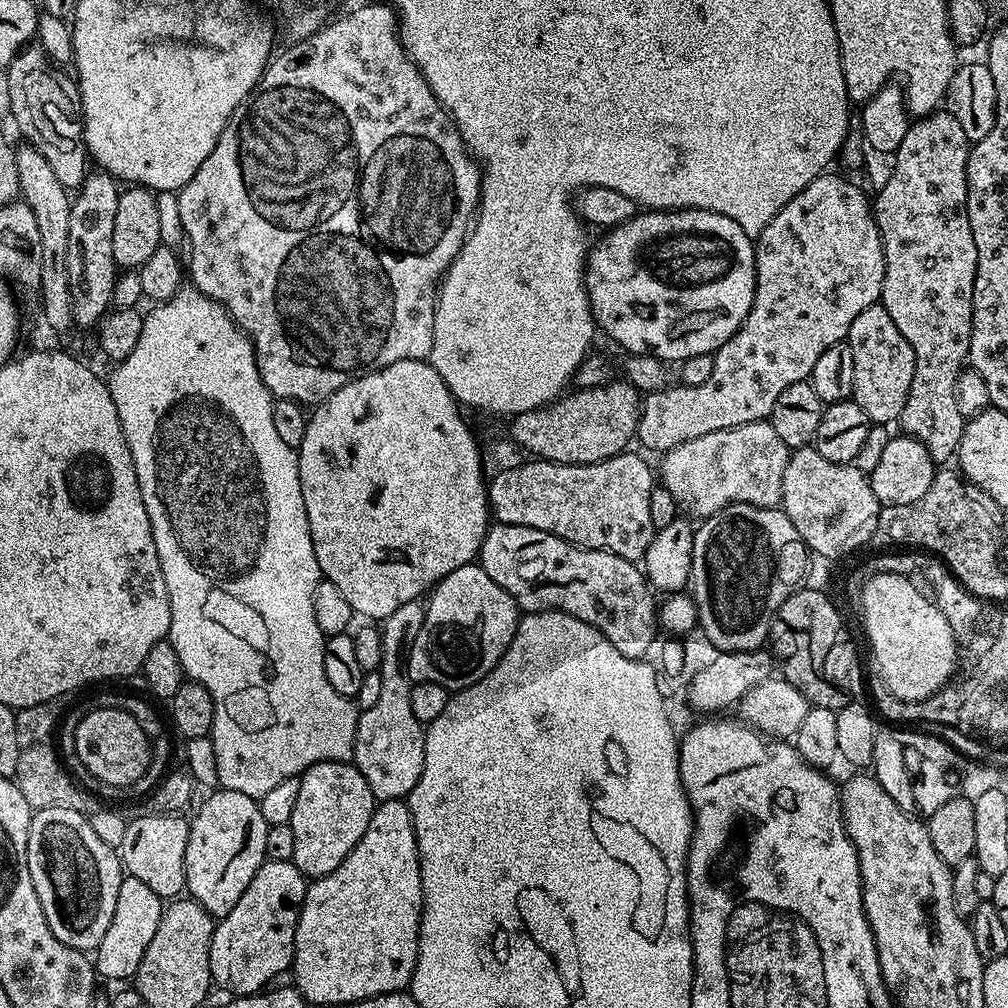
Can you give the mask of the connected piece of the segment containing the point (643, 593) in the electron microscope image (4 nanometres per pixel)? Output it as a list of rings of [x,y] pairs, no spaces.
[[[496,522],[484,535],[478,563],[506,594],[516,599],[521,613],[555,610],[582,618],[582,622],[606,634],[626,658],[639,660],[647,657],[651,648],[653,651],[658,633],[658,600],[644,572],[633,561],[602,550],[579,548],[546,530]]]

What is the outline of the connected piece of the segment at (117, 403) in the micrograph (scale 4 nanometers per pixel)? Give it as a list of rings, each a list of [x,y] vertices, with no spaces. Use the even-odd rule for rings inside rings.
[[[182,286],[174,298],[157,303],[152,313],[142,322],[142,332],[134,350],[112,369],[112,377],[106,383],[114,398],[114,410],[118,410],[118,422],[122,422],[122,434],[126,434],[126,446],[134,458],[134,474],[138,474],[138,490],[142,490],[142,502],[146,502],[146,514],[154,534],[154,546],[158,550],[158,562],[162,566],[162,578],[166,578],[166,594],[170,598],[170,630],[167,639],[182,662],[185,677],[191,683],[206,686],[210,698],[214,698],[214,722],[211,737],[214,742],[214,758],[218,758],[220,788],[238,790],[259,798],[278,782],[299,776],[310,766],[327,760],[353,759],[356,750],[356,718],[358,708],[349,697],[338,694],[326,679],[326,666],[322,666],[324,632],[318,630],[318,622],[312,620],[312,599],[318,582],[322,579],[318,558],[314,558],[314,542],[310,538],[310,522],[306,518],[306,502],[302,502],[302,482],[298,474],[297,449],[286,446],[274,427],[272,413],[273,395],[262,382],[256,365],[256,350],[242,329],[217,300],[210,299],[191,286]]]

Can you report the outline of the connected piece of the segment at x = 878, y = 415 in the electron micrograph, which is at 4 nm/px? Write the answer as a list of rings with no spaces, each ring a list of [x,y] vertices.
[[[879,302],[866,306],[866,310],[854,318],[846,342],[854,357],[854,386],[850,399],[862,406],[872,424],[895,425],[902,414],[902,406],[906,406],[910,382],[914,382],[916,359],[910,342],[906,342],[902,330],[894,326],[894,318],[890,318]]]

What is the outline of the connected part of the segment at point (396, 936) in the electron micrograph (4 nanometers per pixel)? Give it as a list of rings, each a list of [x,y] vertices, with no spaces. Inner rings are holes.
[[[381,800],[377,803],[374,814],[370,818],[370,826],[366,826],[366,834],[358,838],[358,846],[346,854],[342,866],[338,870],[330,870],[330,874],[317,876],[308,884],[304,895],[304,901],[298,914],[298,926],[294,930],[294,954],[292,955],[292,966],[290,969],[291,983],[296,991],[304,995],[309,1005],[316,1004],[348,1004],[354,1006],[360,1000],[374,998],[391,992],[403,992],[411,985],[414,966],[418,958],[418,938],[420,937],[420,911],[424,905],[422,894],[422,870],[418,858],[418,846],[414,834],[414,822],[412,815],[404,800]]]

